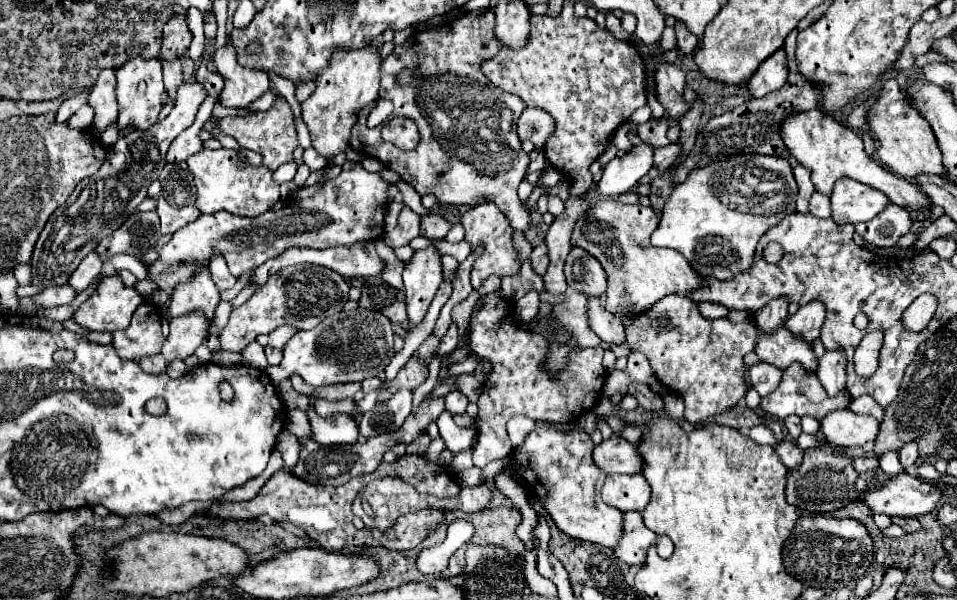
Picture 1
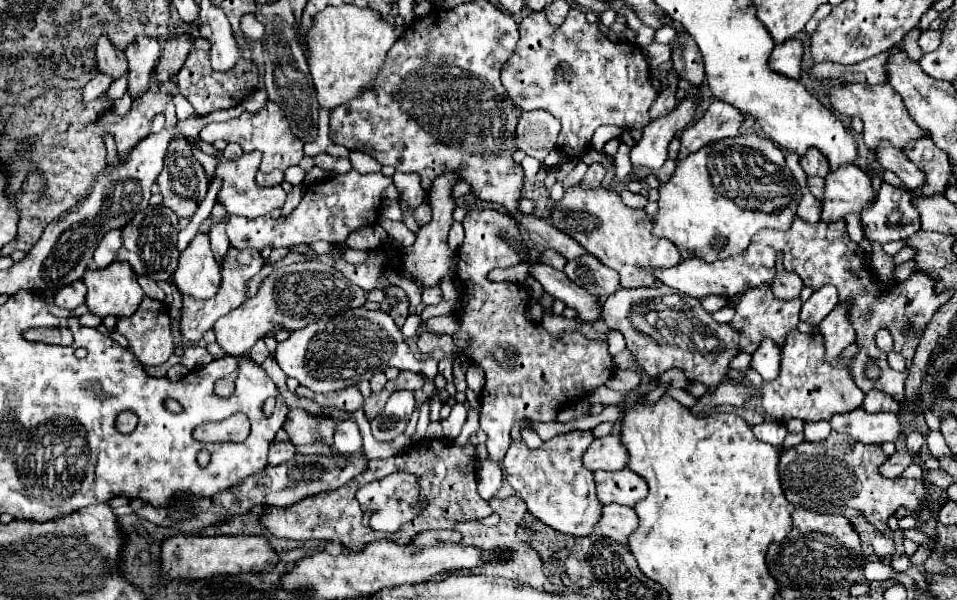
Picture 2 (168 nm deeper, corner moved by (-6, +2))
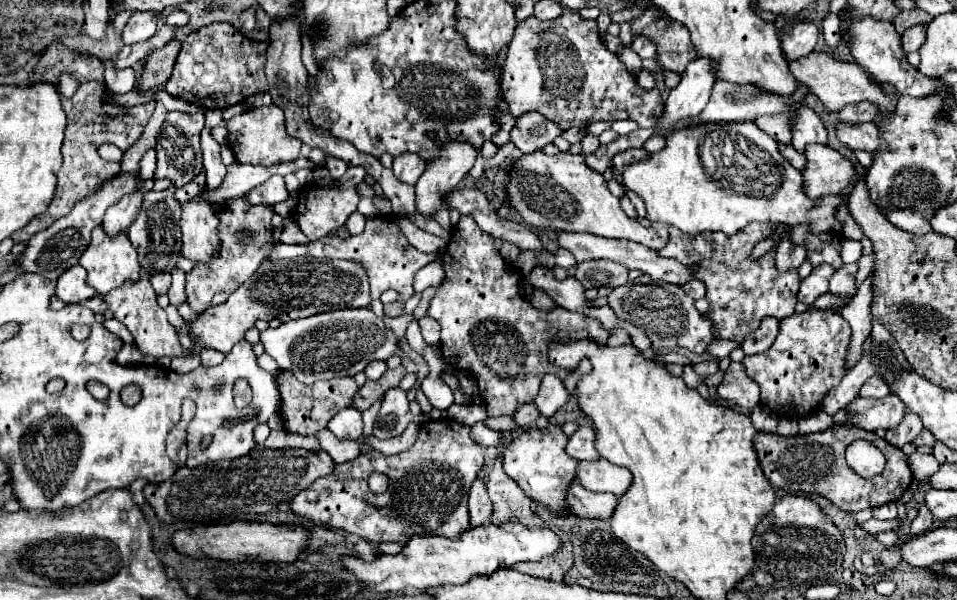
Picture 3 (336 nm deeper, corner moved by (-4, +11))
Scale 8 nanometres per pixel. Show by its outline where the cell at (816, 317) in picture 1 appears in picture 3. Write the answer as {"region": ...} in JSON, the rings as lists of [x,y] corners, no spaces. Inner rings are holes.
{"region":[[[817,266],[803,282],[801,282],[801,288],[799,288],[799,302],[807,304],[807,306],[813,306],[815,300],[819,296],[823,296],[829,288],[829,278],[833,276],[833,270],[831,266]]]}

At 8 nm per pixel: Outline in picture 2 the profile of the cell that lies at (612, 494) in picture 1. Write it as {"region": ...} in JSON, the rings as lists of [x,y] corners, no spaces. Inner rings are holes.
{"region":[[[629,469],[621,471],[595,471],[595,487],[597,487],[597,499],[603,505],[619,503],[633,507],[637,501],[641,501],[647,495],[647,483],[639,475],[635,475]]]}

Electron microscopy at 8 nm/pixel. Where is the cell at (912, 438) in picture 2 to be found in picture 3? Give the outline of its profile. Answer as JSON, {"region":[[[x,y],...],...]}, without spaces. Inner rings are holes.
{"region":[[[907,412],[905,418],[901,420],[901,424],[899,424],[897,428],[887,430],[885,440],[887,440],[889,444],[893,444],[895,448],[903,448],[903,444],[913,442],[913,440],[919,436],[921,430],[923,430],[921,418],[919,418],[917,414],[913,414],[913,412]]]}

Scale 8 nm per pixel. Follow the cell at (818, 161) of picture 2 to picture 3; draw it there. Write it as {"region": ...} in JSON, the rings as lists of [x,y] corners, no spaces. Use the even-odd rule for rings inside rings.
{"region":[[[811,108],[799,110],[799,118],[791,128],[791,132],[793,132],[793,148],[801,154],[805,154],[807,144],[813,144],[813,142],[827,144],[827,130],[821,118]]]}

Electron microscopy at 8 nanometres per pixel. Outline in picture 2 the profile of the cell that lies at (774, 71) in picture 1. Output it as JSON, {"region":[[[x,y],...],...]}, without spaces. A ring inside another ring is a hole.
{"region":[[[789,39],[781,45],[775,45],[771,59],[769,59],[769,67],[781,75],[799,79],[801,61],[803,61],[803,43],[799,39]]]}

